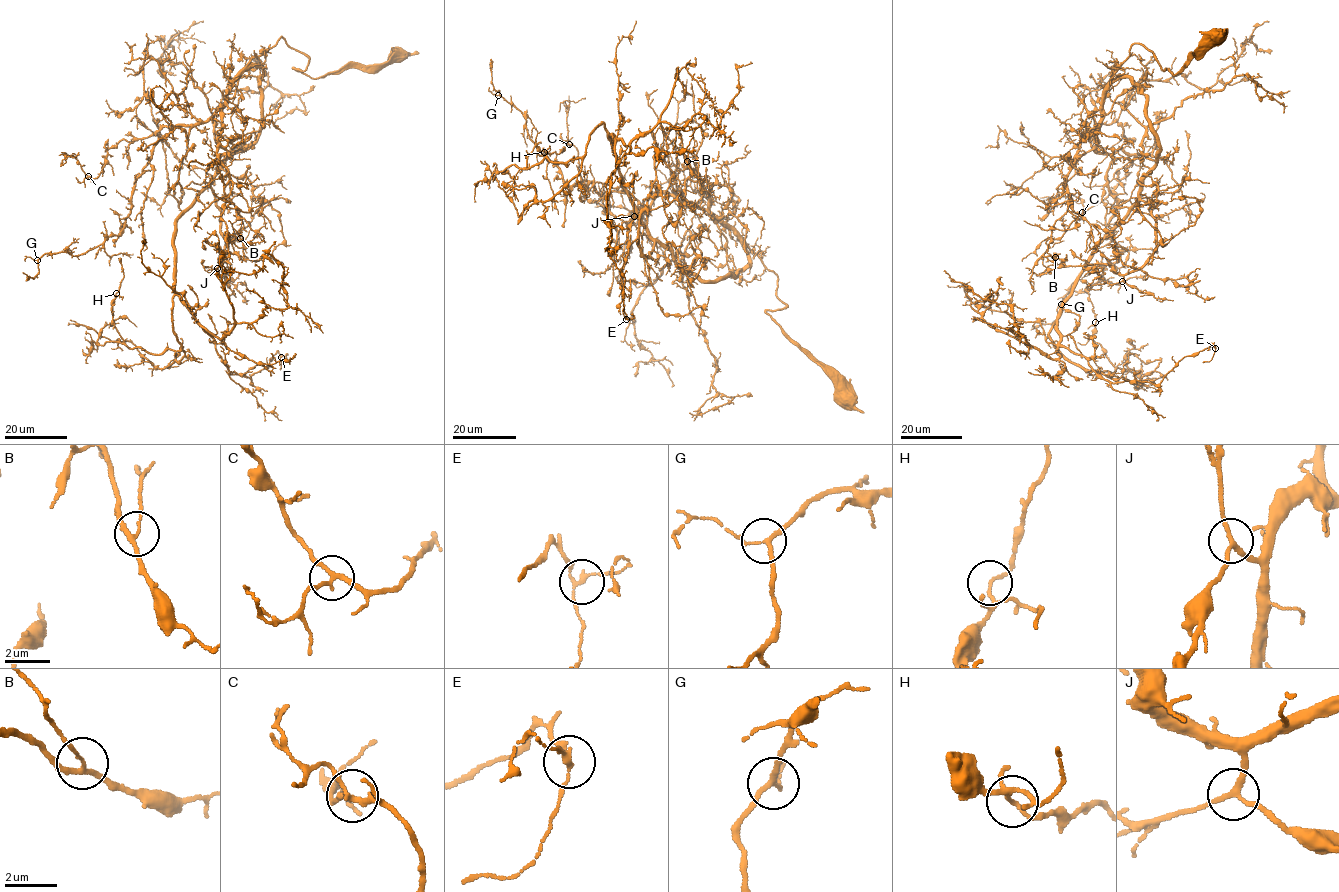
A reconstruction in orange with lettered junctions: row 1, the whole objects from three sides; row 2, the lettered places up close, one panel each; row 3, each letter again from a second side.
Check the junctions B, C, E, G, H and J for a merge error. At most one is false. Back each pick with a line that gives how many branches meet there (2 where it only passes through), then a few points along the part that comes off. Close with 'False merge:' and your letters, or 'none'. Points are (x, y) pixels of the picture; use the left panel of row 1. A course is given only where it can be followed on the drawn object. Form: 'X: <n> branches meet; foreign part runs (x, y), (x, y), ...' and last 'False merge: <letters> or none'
False merge: none

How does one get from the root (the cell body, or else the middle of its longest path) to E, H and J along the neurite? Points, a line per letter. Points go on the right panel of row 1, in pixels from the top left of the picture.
E: (1218, 35), (1174, 75), (1138, 43), (1114, 74), (1159, 149), (1056, 328), (1113, 383), (1215, 348)
H: (1218, 35), (1174, 75), (1133, 43), (1113, 77), (1142, 88), (1159, 149), (1049, 334), (1101, 377), (1095, 322)
J: (1218, 35), (1174, 75), (1133, 43), (1113, 77), (1142, 88), (1160, 148), (1140, 194), (1155, 250), (1122, 281)

